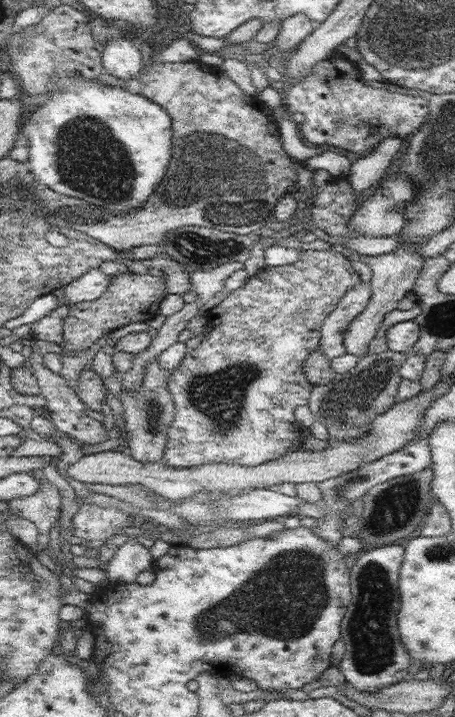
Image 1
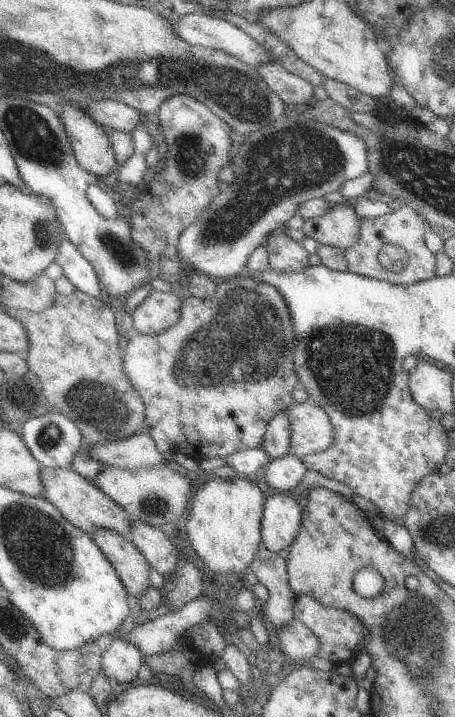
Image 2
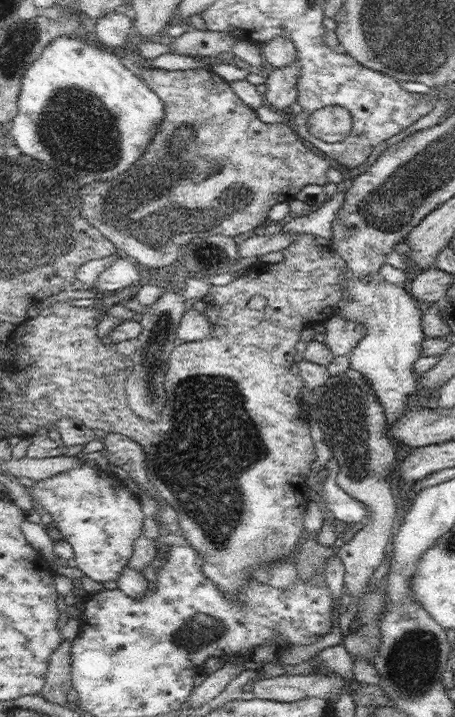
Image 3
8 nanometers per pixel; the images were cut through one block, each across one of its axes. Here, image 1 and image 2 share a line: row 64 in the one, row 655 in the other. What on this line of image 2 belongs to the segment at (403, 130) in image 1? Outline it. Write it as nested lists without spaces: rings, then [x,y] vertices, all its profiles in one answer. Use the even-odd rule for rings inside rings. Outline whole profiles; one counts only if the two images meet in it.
[[[308,595],[296,596],[293,618],[305,624],[318,637],[319,645],[316,651],[318,658],[330,660],[333,665],[343,662],[351,664],[369,642],[371,630],[367,629],[362,619],[349,610],[324,606]]]

